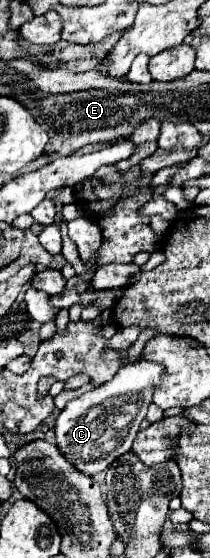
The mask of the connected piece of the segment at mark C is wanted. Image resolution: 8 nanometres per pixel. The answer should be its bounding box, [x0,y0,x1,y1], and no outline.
[54,362,164,476]

